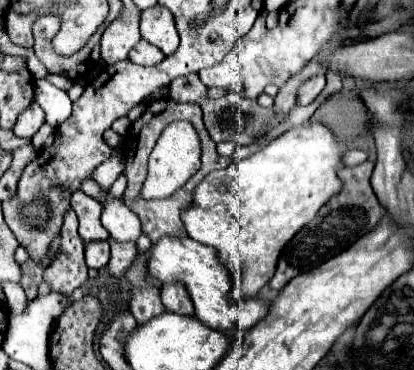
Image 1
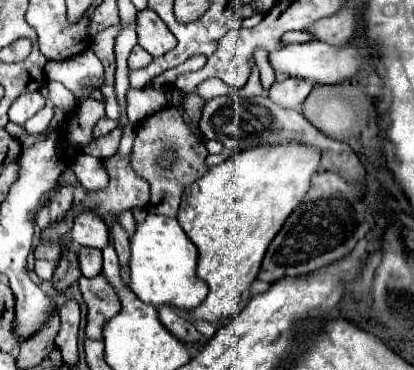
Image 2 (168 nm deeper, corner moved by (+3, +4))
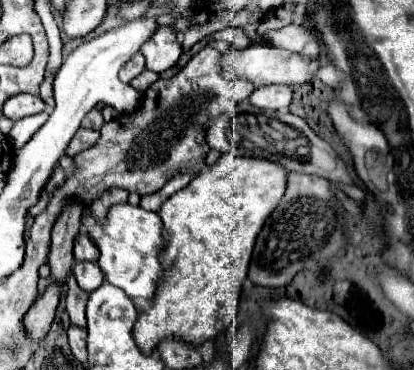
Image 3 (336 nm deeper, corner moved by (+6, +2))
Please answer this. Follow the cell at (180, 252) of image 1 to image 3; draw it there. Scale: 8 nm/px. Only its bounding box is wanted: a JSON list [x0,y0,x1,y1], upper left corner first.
[83,202,165,298]

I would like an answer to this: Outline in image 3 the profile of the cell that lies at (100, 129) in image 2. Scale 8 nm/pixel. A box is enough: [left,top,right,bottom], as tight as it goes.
[81,108,103,130]

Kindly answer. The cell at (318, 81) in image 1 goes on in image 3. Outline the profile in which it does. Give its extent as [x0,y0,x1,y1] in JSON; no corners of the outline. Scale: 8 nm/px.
[251,86,293,110]

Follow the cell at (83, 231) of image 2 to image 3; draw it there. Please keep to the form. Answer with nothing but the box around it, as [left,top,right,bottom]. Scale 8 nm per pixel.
[73,234,99,262]

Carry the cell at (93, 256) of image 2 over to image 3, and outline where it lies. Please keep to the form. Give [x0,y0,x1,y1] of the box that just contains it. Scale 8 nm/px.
[73,262,105,292]

